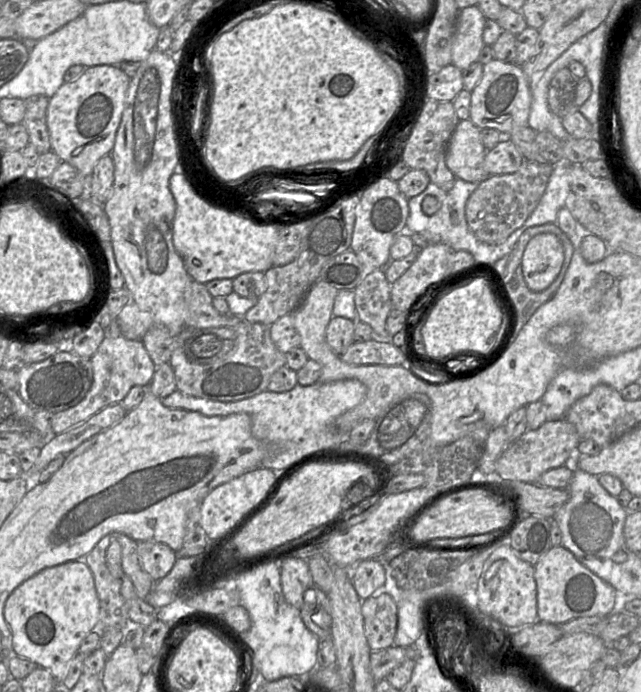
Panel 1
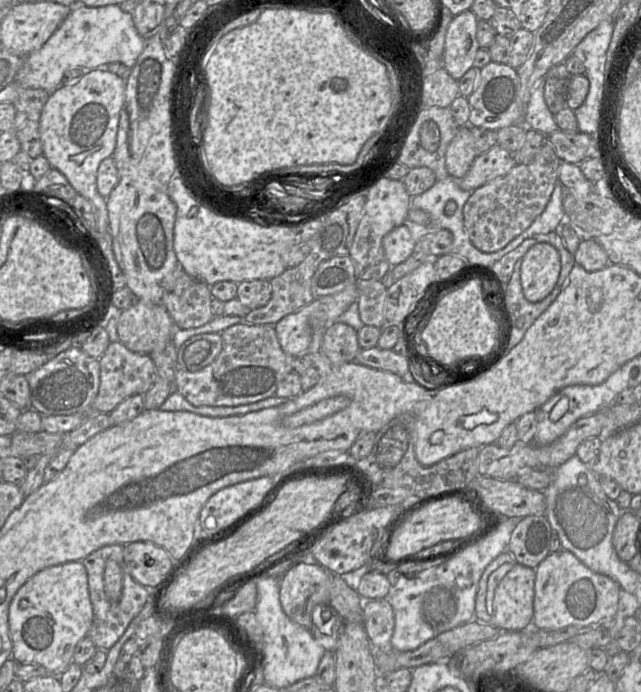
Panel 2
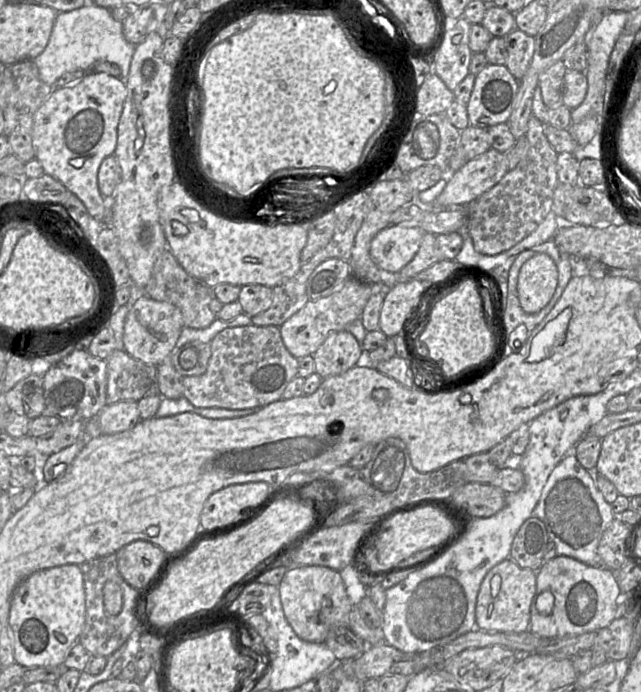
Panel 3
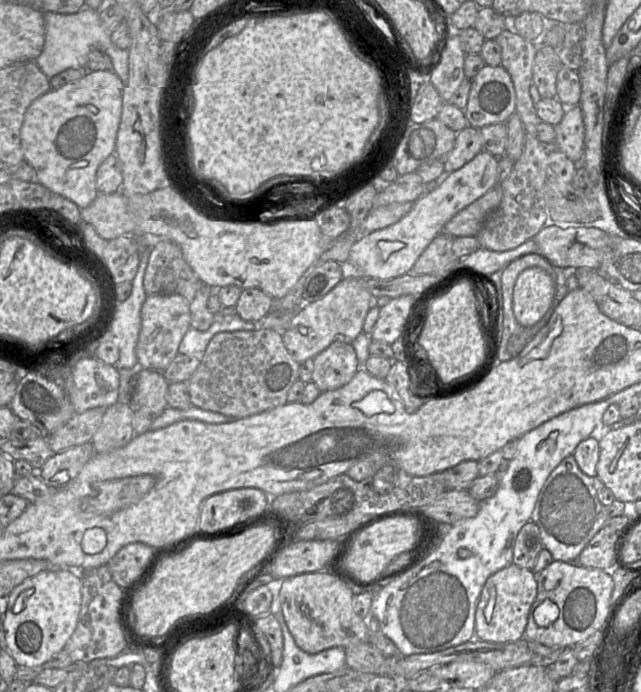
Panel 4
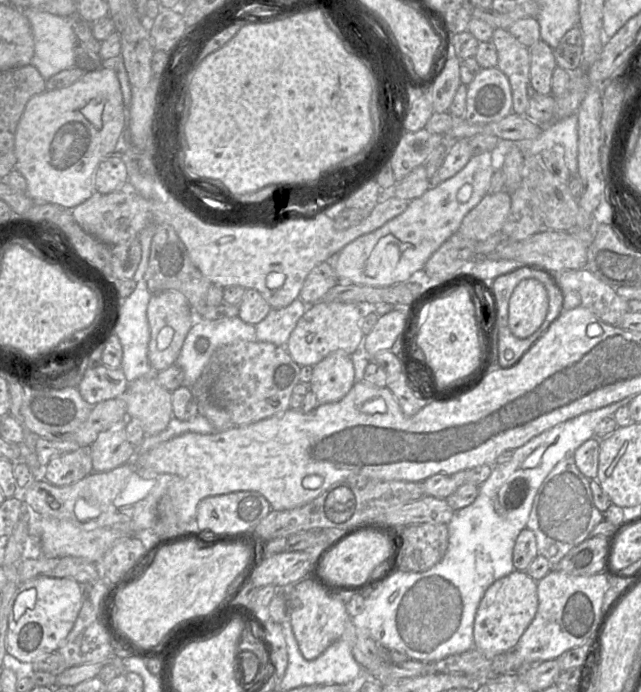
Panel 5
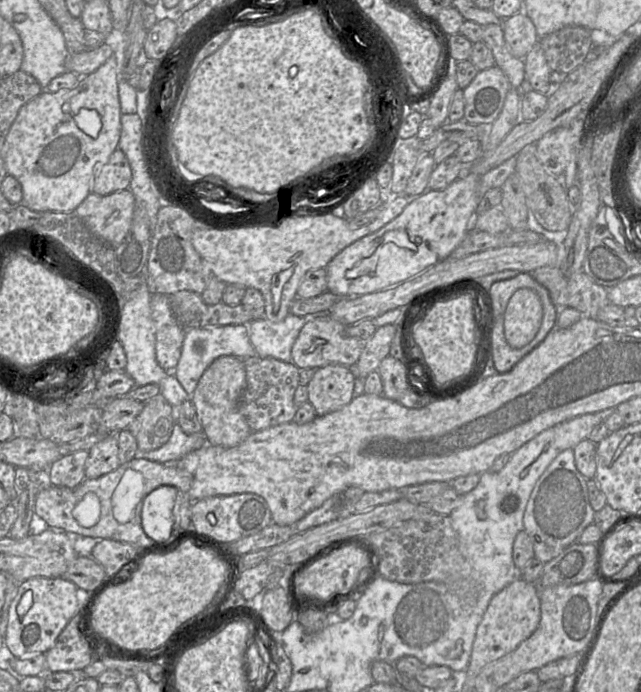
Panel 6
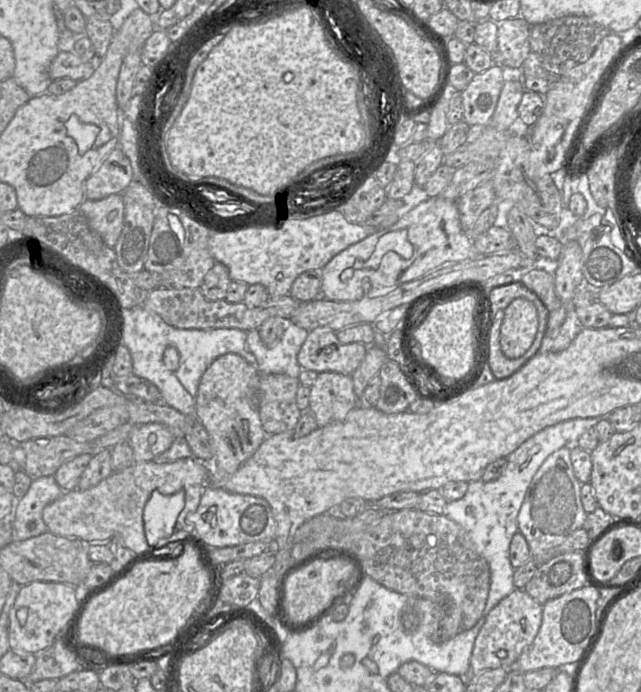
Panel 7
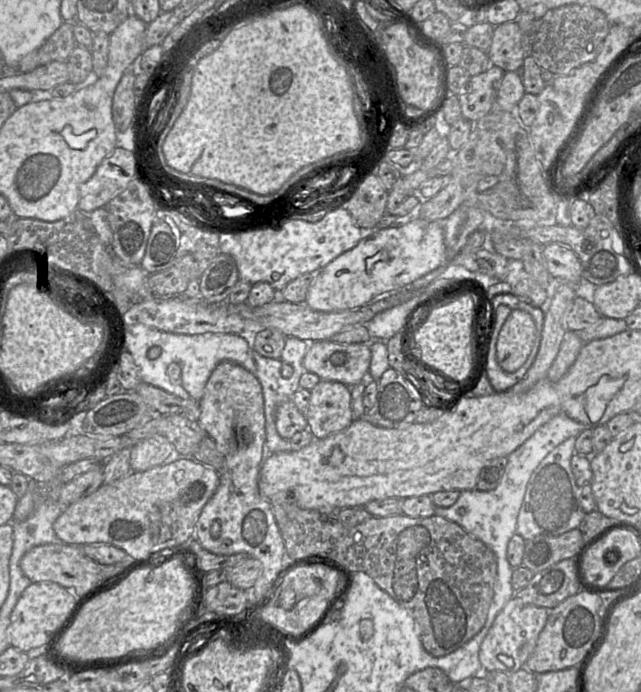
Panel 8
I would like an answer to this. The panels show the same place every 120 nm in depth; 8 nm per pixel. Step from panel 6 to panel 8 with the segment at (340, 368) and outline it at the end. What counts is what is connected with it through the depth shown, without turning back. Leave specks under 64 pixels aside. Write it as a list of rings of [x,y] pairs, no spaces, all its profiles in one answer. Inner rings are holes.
[[[320,380],[310,392],[305,417],[315,438],[326,438],[344,430],[353,422],[349,386],[341,382]]]

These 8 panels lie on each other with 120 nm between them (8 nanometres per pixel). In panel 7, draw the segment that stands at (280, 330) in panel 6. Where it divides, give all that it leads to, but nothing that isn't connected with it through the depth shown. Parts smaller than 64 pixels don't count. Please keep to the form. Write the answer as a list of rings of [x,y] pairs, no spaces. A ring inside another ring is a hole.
[[[289,321],[280,341],[274,347],[267,347],[262,342],[258,329],[248,331],[247,347],[256,358],[258,372],[261,375],[285,374],[298,378],[302,368],[297,355],[308,333]]]

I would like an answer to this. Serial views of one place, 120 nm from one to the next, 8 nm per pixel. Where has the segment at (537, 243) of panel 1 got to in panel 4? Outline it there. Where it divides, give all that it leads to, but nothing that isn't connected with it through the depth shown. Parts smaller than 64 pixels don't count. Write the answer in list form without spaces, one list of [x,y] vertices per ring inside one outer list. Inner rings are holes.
[[[544,269],[522,271],[514,285],[513,313],[523,327],[535,325],[549,310],[555,295],[555,281]]]

